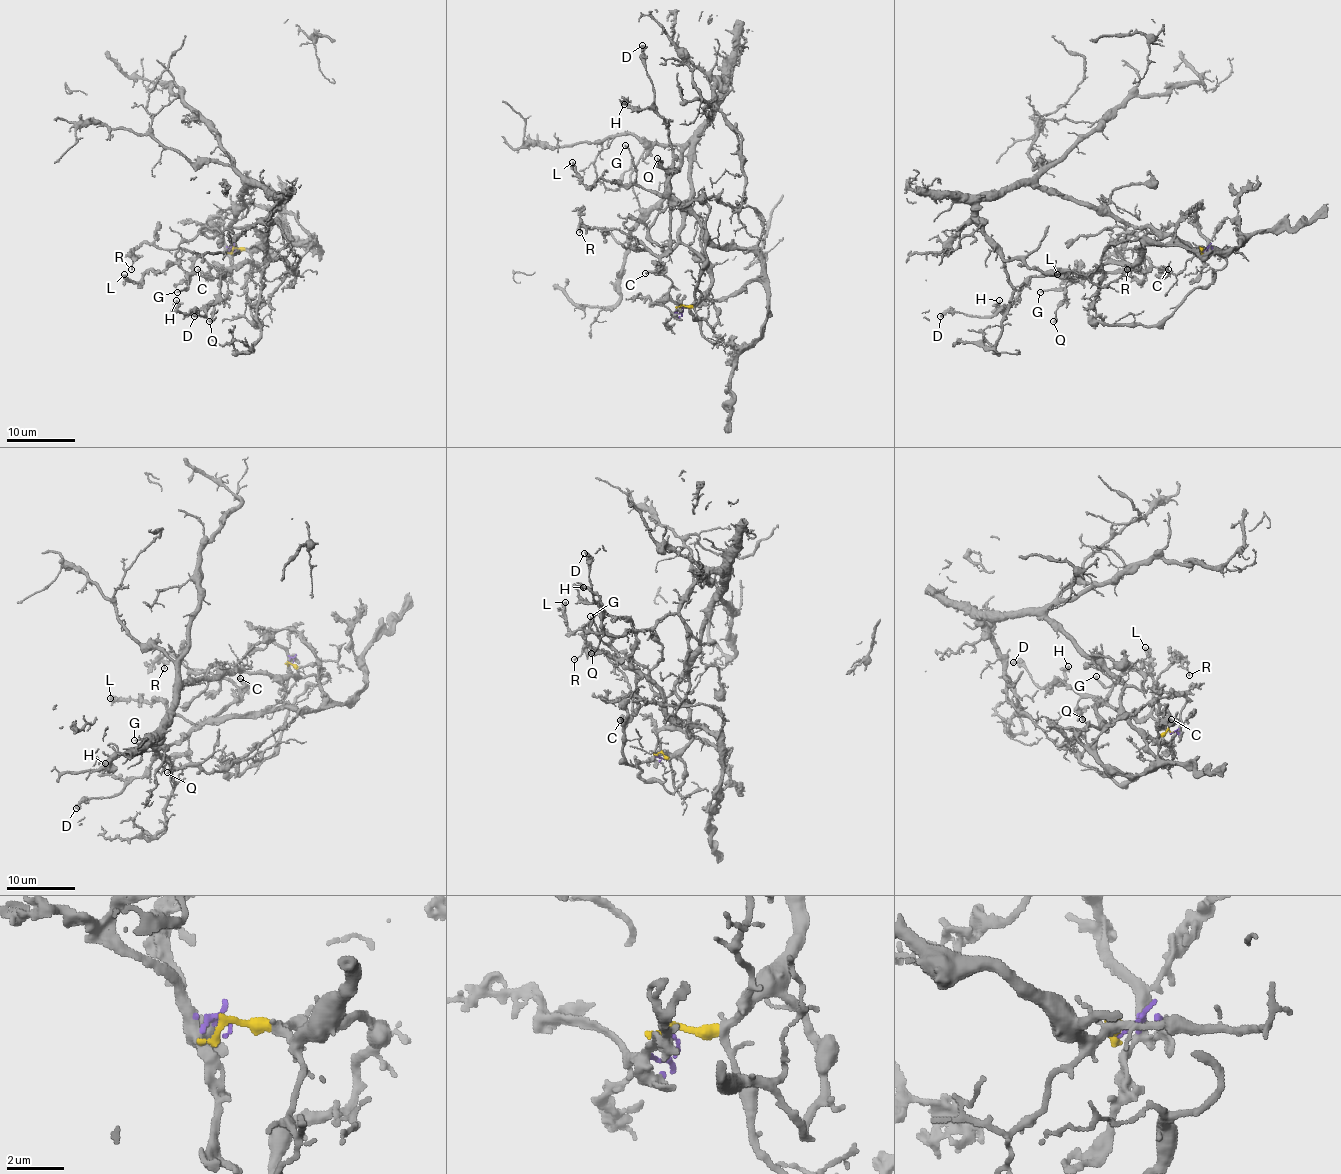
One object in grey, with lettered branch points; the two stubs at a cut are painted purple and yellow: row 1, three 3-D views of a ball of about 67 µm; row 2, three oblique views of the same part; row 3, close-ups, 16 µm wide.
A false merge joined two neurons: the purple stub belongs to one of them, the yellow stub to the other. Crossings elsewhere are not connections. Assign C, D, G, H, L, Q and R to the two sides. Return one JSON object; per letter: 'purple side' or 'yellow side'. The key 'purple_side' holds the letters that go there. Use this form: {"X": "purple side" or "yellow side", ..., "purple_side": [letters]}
{"C": "purple side", "D": "purple side", "G": "purple side", "H": "purple side", "L": "purple side", "Q": "purple side", "R": "purple side", "purple_side": ["C", "D", "G", "H", "L", "Q", "R"]}

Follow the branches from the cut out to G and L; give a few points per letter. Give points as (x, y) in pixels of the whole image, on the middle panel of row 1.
G: (682, 307), (656, 303), (738, 295), (760, 274), (760, 259), (718, 247), (694, 214), (644, 189), (625, 144)
L: (682, 307), (656, 303), (738, 295), (760, 259), (718, 247), (663, 196), (599, 178), (587, 187), (572, 161)

